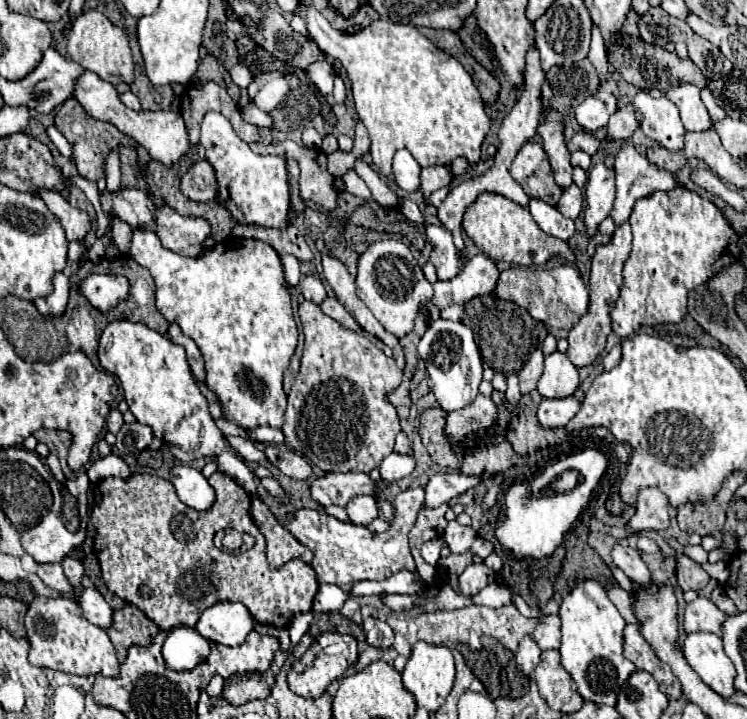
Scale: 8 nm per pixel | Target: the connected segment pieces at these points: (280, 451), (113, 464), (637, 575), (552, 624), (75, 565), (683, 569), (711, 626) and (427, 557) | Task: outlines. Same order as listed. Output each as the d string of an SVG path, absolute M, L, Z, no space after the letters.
M253 442L253 444L255 444L259 450L263 450L263 452L267 454L269 462L275 464L285 476L297 478L297 480L307 480L307 478L311 478L313 470L311 470L309 462L307 462L303 456L299 456L297 452L293 452L293 450L289 450L289 448L283 448L283 446L273 446L273 444L269 444L269 446L259 446L257 442Z
M115 454L109 456L99 456L91 466L89 466L89 480L91 482L99 482L107 476L119 476L119 478L127 478L131 476L131 468Z
M617 544L611 550L611 558L613 558L613 564L619 566L631 580L635 580L639 584L645 584L645 586L651 582L651 574L649 574L649 570L647 570L647 566L641 560L637 550Z
M557 614L543 618L537 624L537 638L535 642L539 644L541 650L551 650L559 648L561 644L561 618Z
M65 556L63 562L61 562L61 566L63 566L63 572L65 572L67 580L69 580L73 586L79 586L79 584L81 584L81 578L83 578L83 564L81 564L79 560L75 560L75 558Z
M681 556L679 558L677 578L679 578L679 586L683 590L701 590L709 582L709 574L697 562L693 562L687 556Z
M699 596L697 600L689 602L685 606L685 616L683 616L683 628L685 632L713 632L721 634L721 622L725 614L705 596Z
M433 538L423 544L421 554L424 560L430 565L436 566L440 558L440 551L446 545L445 541L440 538Z

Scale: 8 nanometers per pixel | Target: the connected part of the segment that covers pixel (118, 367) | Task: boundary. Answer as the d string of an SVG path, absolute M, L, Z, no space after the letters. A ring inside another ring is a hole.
M115 320L101 334L99 362L105 372L113 374L121 382L125 402L129 404L133 416L141 424L151 426L157 438L165 438L165 442L171 444L175 458L189 462L201 456L217 456L219 472L231 476L249 494L255 494L255 474L229 448L223 433L213 422L207 398L195 384L183 346L173 344L167 336L143 324L131 320Z

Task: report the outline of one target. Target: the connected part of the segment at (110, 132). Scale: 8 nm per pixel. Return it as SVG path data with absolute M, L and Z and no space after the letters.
M71 98L71 102L65 102L59 108L59 112L55 114L55 128L73 146L73 162L77 164L79 174L87 180L99 180L105 174L105 158L107 158L109 150L119 148L119 146L135 146L135 140L129 138L127 134L121 134L119 130L115 130L115 126L87 116L83 106L75 98Z

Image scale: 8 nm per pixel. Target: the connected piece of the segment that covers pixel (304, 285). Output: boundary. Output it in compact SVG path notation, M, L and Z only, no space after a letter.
M305 276L299 286L301 286L301 292L303 292L305 300L311 300L315 304L323 302L323 298L327 296L325 288L323 288L323 284L321 284L321 280L317 276Z

